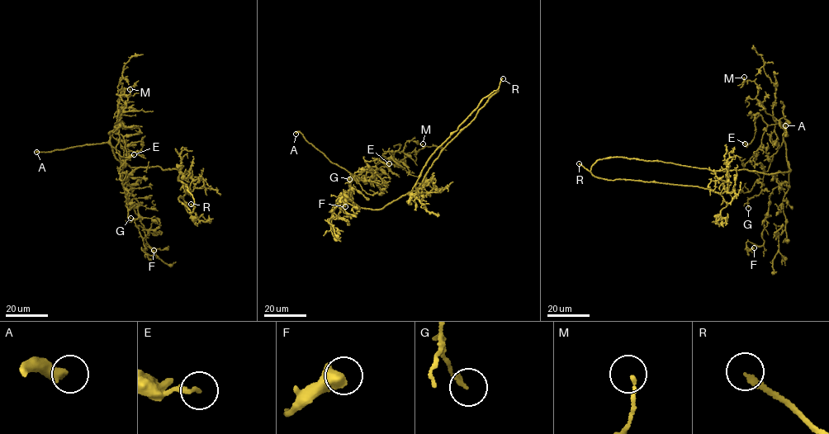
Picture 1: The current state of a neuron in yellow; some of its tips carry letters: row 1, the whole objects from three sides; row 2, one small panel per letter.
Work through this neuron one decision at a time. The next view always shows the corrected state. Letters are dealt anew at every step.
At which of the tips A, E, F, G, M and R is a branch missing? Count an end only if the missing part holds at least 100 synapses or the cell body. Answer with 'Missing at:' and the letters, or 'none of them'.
Missing at: A, R

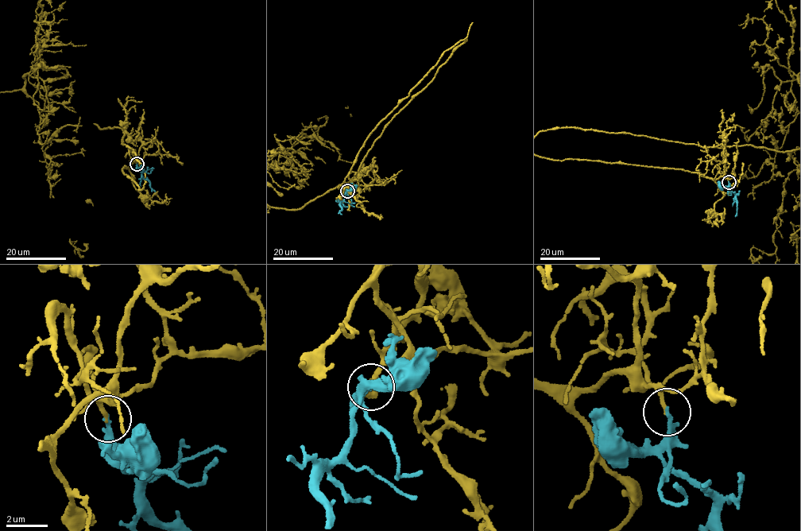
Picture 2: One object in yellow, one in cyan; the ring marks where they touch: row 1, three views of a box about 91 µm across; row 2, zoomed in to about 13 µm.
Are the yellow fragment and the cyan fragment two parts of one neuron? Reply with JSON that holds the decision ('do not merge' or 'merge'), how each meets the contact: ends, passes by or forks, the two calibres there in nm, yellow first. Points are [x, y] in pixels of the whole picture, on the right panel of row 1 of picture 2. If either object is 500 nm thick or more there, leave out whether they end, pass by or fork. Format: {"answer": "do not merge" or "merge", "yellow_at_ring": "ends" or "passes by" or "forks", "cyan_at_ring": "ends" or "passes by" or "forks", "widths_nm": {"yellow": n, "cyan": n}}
{"answer": "merge", "yellow_at_ring": "ends", "cyan_at_ring": "ends", "widths_nm": {"yellow": 180, "cyan": 240}}

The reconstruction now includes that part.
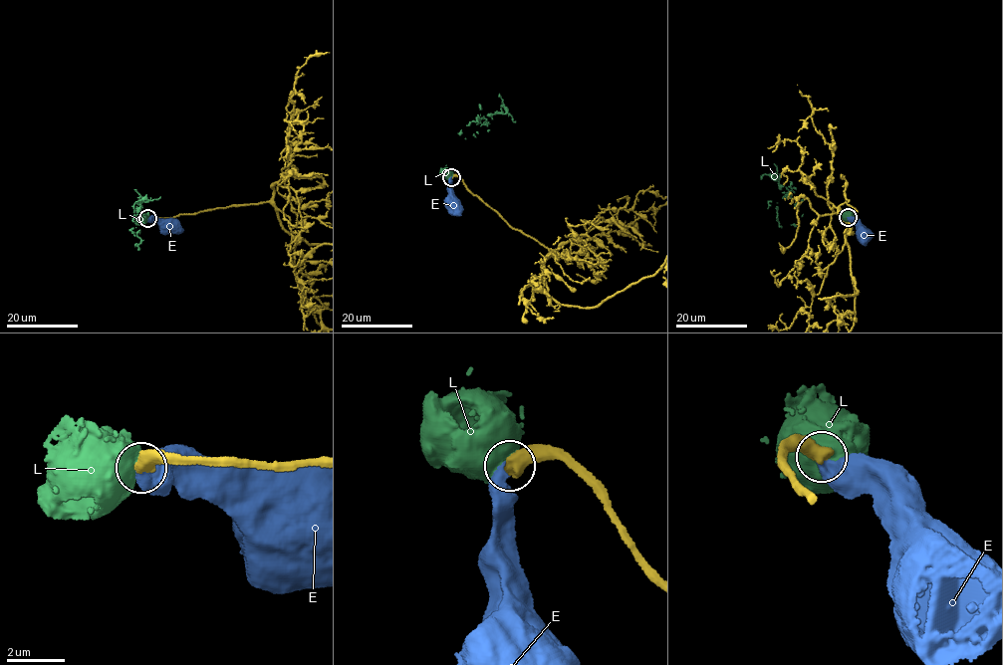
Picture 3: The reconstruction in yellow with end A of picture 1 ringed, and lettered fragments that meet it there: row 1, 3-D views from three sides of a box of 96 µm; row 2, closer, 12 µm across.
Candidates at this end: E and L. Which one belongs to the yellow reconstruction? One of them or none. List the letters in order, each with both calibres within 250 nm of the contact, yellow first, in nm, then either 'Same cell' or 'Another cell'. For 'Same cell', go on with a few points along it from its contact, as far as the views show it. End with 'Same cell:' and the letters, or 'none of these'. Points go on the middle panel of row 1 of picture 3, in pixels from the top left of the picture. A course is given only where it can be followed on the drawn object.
E: Thickness 550 nm (yellow) against 440 nm. Same cell. Its course: (451, 177), (454, 205)
L: Thickness 550 nm (yellow) against 800 nm. Another cell
Same cell: E

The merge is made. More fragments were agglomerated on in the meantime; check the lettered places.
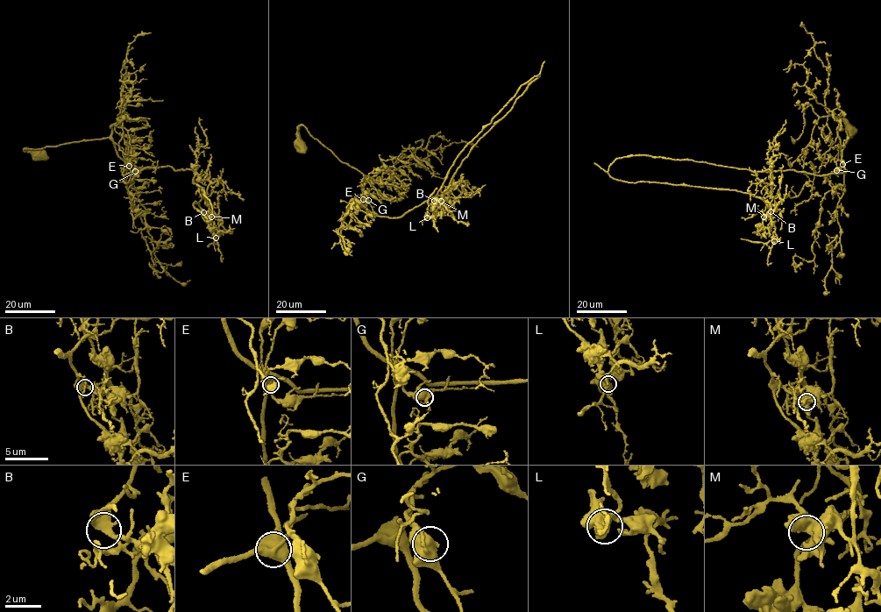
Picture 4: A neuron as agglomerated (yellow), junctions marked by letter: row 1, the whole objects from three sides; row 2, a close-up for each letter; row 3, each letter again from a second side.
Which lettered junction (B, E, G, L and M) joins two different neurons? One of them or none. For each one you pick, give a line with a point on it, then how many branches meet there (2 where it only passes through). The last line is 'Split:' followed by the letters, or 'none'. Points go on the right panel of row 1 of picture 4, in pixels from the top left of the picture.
Split: none

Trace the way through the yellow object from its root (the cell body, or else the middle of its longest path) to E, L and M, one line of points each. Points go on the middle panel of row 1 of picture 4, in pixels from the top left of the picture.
E: (301, 145), (298, 132), (301, 125), (337, 159), (365, 175), (367, 181), (361, 188), (363, 199)
L: (301, 145), (301, 125), (365, 175), (376, 215), (401, 217), (450, 187), (427, 217)
M: (301, 145), (301, 125), (365, 175), (376, 215), (401, 217), (450, 187), (454, 197), (440, 189), (441, 201)

